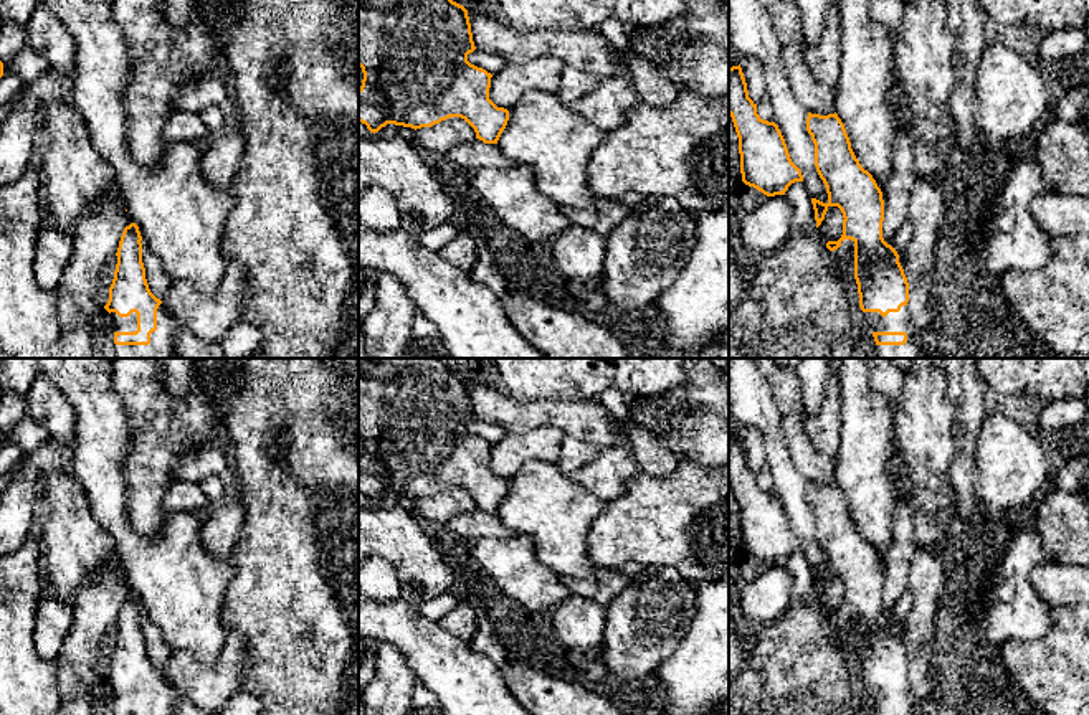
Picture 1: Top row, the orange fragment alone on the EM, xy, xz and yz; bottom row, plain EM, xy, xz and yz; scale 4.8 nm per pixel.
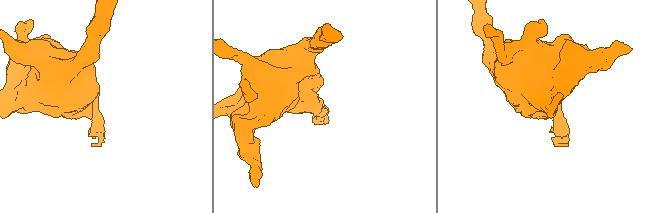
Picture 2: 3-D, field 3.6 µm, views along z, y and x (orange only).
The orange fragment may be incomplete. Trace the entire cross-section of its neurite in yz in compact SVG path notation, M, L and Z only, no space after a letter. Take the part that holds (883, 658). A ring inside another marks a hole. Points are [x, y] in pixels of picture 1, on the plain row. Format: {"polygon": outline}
{"polygon": "M811 484L806 500L828 571L811 568L816 598L830 576L843 583L843 604L826 618L846 631L858 654L859 677L876 715L917 715L909 697L909 652L897 621L882 608L884 570L873 545L856 528L838 484Z"}

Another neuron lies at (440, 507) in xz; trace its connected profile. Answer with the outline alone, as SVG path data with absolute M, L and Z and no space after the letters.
M449 487L431 497L416 499L416 515L438 523L458 514L469 514L476 510L474 499L461 487Z

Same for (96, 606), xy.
M116 552L78 591L73 604L73 627L56 659L58 687L63 697L69 698L76 689L83 689L93 700L91 690L104 677L97 670L99 649L117 623L124 598L131 593Z

